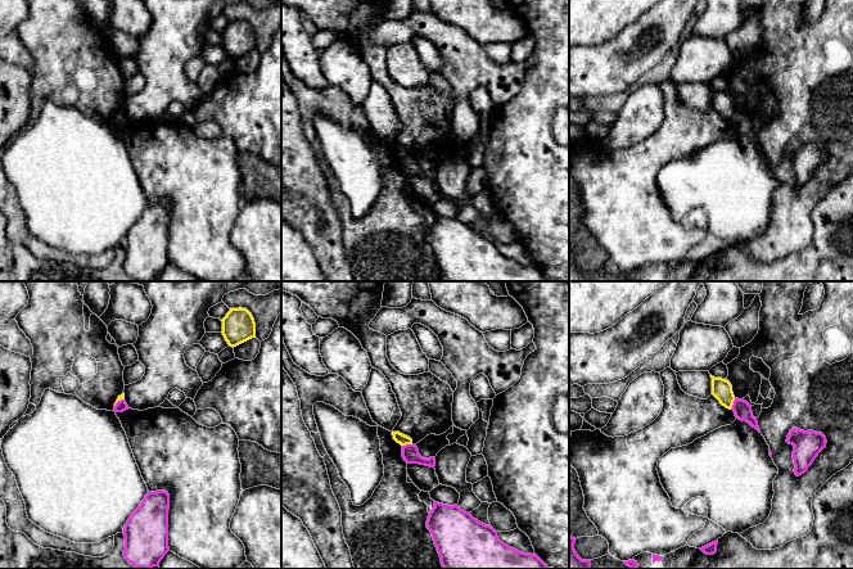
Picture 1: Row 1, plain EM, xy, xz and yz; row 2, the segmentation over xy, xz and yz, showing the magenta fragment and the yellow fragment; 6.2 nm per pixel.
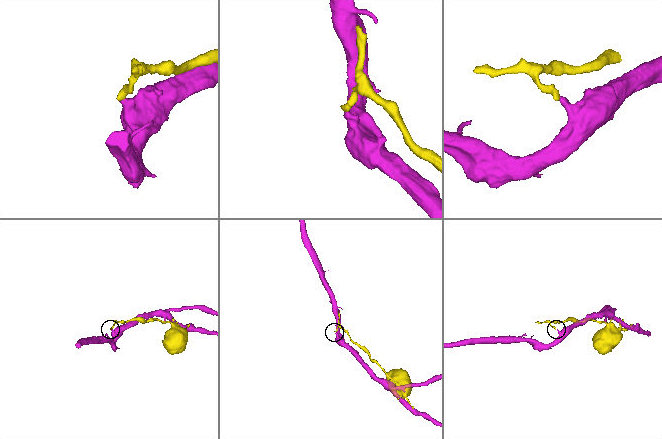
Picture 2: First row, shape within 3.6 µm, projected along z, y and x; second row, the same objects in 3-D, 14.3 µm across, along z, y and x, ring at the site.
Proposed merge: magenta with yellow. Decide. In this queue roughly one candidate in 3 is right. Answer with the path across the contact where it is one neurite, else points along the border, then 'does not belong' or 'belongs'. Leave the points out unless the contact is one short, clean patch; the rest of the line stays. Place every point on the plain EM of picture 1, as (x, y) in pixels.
border along xz (411, 156), (402, 158); does not belong

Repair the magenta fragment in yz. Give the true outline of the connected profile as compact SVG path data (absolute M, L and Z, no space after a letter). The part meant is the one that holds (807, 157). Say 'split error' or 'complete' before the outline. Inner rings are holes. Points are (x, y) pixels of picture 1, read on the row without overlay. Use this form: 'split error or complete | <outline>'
complete | M798 140L790 143L786 154L794 158L793 171L796 189L808 182L827 155L826 149L822 145L813 143L804 144Z

